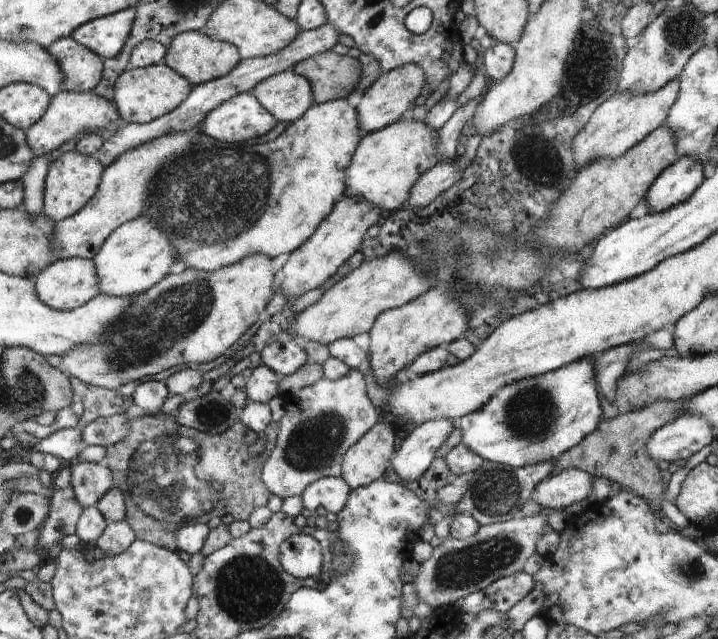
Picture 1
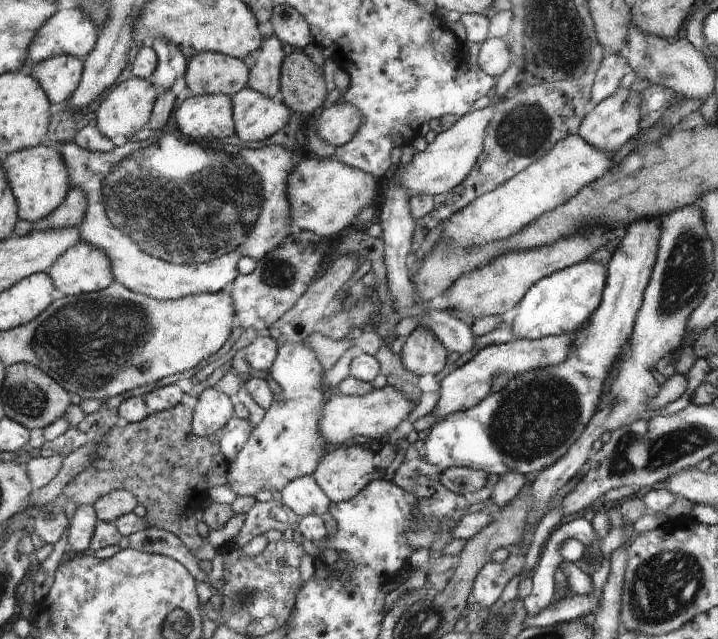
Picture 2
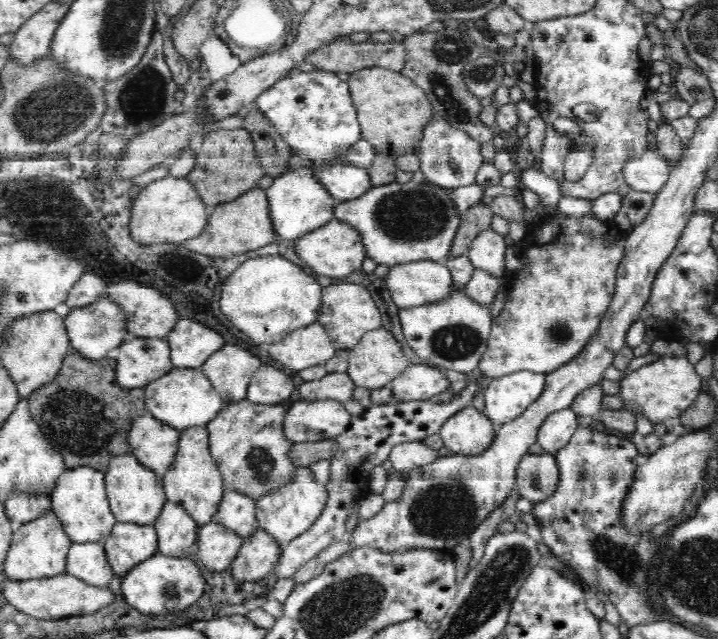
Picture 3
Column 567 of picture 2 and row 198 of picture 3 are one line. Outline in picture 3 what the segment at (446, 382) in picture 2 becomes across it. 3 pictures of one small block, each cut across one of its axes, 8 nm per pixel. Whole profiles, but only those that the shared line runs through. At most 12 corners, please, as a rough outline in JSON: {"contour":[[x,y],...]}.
{"contour":[[328,164],[318,181],[338,201],[354,201],[373,183],[367,169]]}

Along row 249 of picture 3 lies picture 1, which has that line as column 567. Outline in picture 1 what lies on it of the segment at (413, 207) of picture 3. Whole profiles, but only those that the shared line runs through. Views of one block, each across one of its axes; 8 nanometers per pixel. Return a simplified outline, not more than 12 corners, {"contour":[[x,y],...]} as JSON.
{"contour":[[592,359],[504,386],[461,443],[521,468],[597,429]]}

